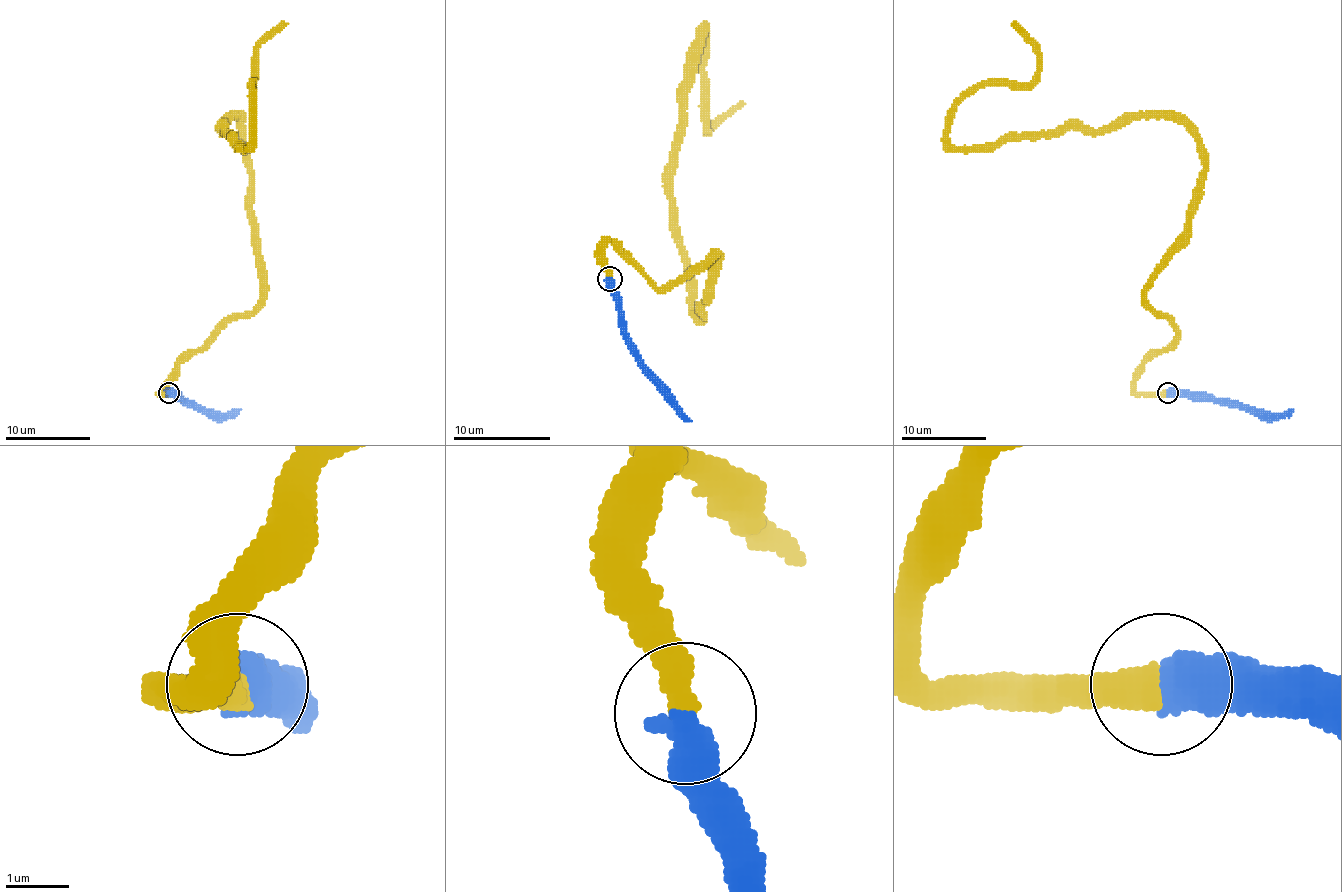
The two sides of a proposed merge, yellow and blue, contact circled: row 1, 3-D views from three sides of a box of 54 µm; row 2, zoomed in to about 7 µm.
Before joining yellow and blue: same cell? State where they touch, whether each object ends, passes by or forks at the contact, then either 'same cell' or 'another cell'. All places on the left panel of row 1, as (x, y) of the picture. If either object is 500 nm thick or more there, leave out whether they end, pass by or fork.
at (169, 393); same cell

